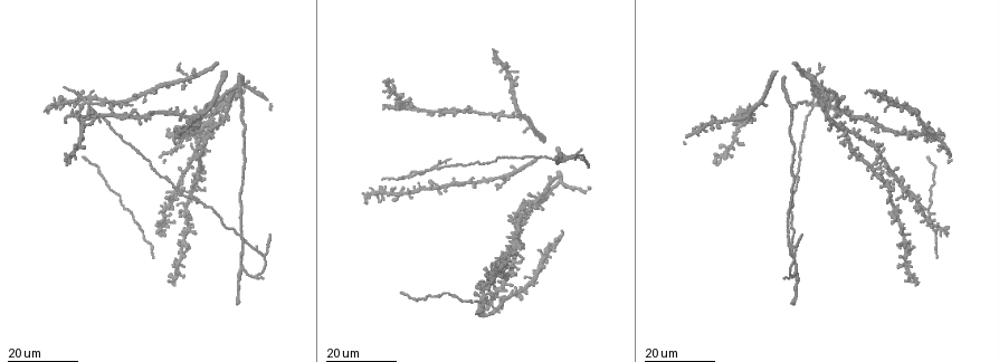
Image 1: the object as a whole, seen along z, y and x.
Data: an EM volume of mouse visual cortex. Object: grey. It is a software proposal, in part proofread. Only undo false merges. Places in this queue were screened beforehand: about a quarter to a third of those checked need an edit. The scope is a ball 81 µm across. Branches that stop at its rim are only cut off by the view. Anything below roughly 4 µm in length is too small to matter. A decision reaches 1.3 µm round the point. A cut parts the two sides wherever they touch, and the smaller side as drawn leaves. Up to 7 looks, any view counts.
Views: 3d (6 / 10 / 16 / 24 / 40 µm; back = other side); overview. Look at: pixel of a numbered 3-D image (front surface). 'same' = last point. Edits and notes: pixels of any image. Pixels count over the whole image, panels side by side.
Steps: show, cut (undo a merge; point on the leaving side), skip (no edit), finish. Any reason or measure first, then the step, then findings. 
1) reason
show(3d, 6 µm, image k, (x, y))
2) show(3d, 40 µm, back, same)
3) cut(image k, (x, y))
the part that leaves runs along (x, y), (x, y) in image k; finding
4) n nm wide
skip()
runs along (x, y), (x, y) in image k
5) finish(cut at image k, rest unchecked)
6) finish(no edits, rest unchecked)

a fork
show(3d, 24 µm, image 1, (793, 256))

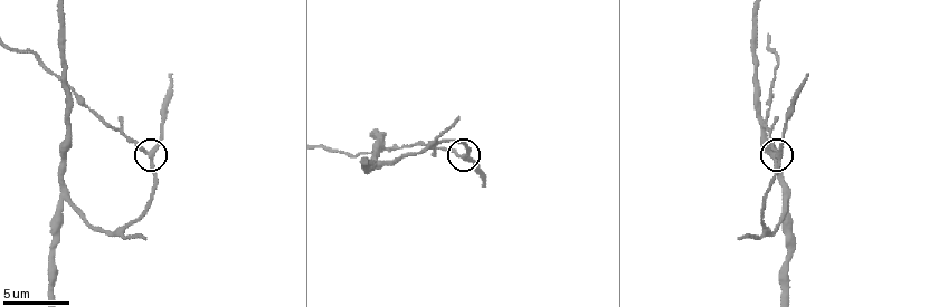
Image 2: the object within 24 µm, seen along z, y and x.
show(3d, 6 µm, image 2, (779, 150))

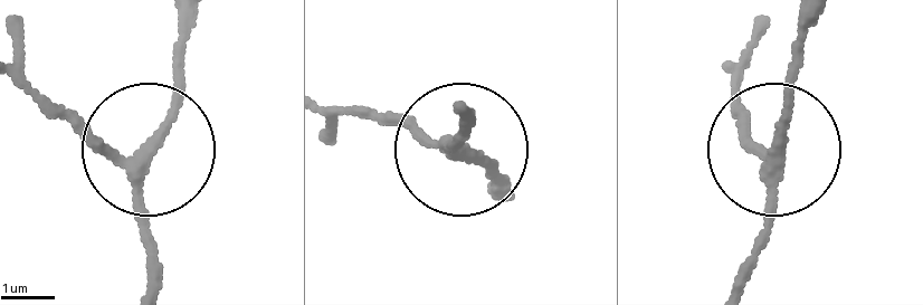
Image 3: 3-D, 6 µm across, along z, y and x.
220 nm wide
skip()
runs along (145, 282), (145, 149), (193, 19) in image 3; continuous, no second cell

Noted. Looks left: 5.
calibre changes
show(3d, 10 µm, image 2, (79, 211))

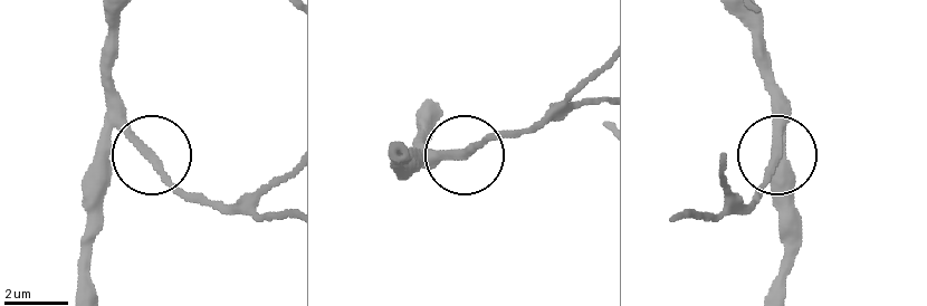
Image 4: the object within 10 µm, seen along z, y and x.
skip()
one cell here

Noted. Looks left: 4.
three-way junction
show(3d, 16 µm, image 1, (91, 103))

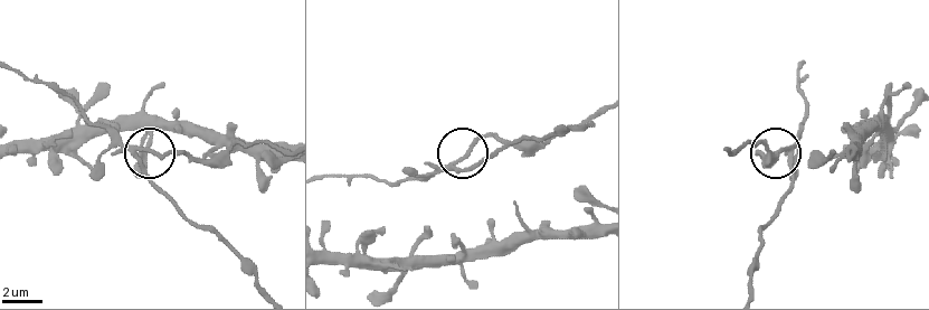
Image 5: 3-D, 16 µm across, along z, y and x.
show(3d, 6 µm, image 5, (456, 160))

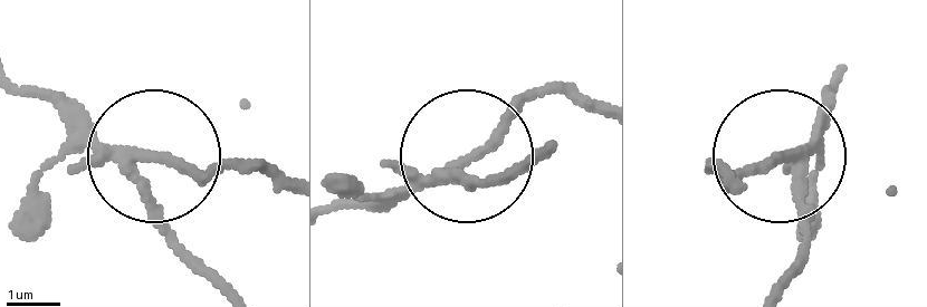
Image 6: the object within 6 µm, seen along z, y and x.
show(3d, 6 µm, back, image 6, (781, 156))

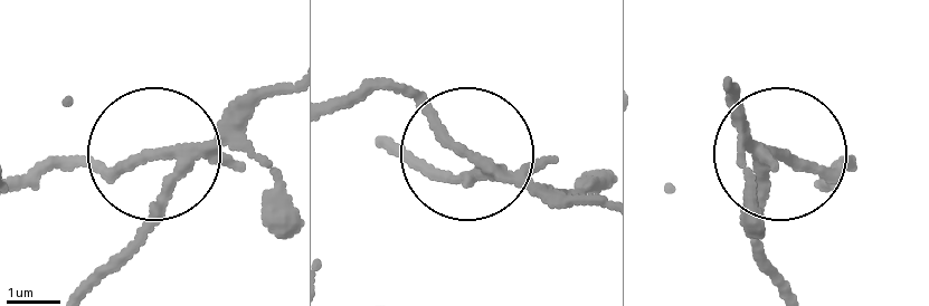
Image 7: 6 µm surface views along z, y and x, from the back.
3 arms
cut(image 7, (131, 163))
the part that leaves runs along (189, 146), (20, 178) in image 7; a second cell is stuck on

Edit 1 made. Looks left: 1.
finish(cut at image 7, rest unchecked)

